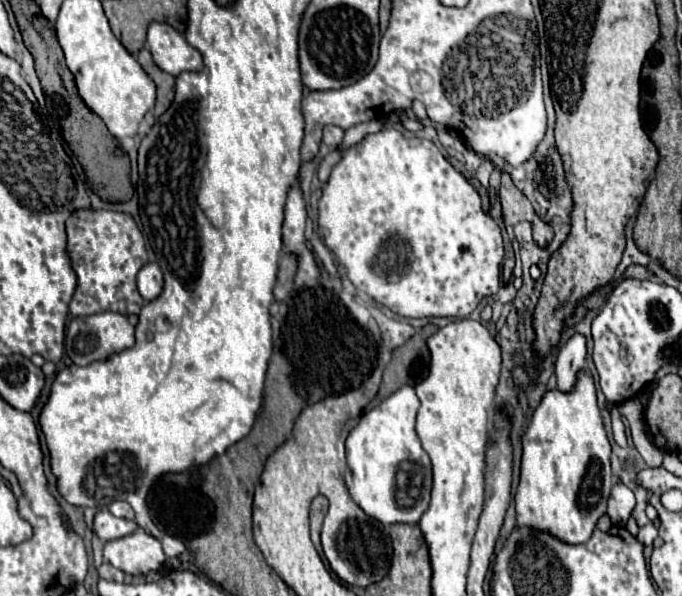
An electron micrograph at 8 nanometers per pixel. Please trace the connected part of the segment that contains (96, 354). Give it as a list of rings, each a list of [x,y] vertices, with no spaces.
[[[98,312],[88,318],[72,318],[66,328],[66,354],[74,364],[86,366],[94,360],[104,360],[114,352],[126,350],[134,346],[134,326],[130,326],[128,318],[118,312]]]

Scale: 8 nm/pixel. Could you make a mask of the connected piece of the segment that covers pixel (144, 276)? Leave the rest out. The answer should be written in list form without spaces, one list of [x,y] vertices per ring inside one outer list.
[[[146,264],[138,272],[138,292],[144,298],[144,302],[150,302],[158,298],[162,292],[162,270],[158,264]]]

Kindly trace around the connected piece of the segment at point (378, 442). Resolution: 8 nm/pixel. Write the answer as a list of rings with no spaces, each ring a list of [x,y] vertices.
[[[402,386],[398,392],[388,396],[382,404],[366,412],[358,426],[346,438],[346,456],[348,466],[352,470],[352,486],[350,496],[352,500],[374,520],[382,522],[384,526],[390,524],[418,524],[420,516],[426,512],[430,504],[430,490],[432,490],[432,466],[430,458],[424,452],[420,438],[416,434],[416,412],[420,408],[420,400],[412,386]]]

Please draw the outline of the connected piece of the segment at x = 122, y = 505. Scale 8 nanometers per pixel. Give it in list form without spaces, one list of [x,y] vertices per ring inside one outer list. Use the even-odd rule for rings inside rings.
[[[112,502],[108,506],[108,510],[114,514],[114,516],[120,516],[120,518],[128,518],[128,520],[134,520],[134,510],[128,502]]]

